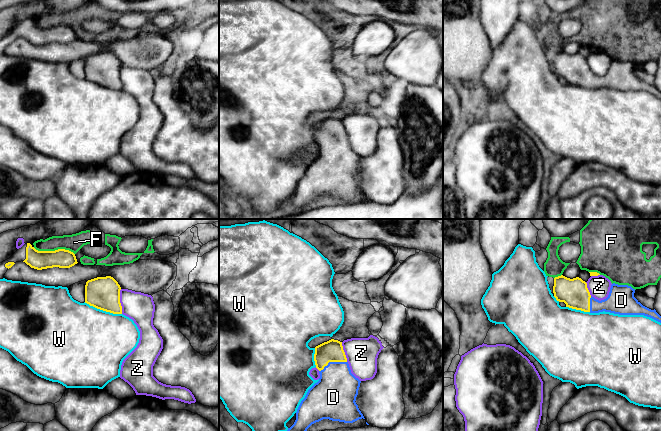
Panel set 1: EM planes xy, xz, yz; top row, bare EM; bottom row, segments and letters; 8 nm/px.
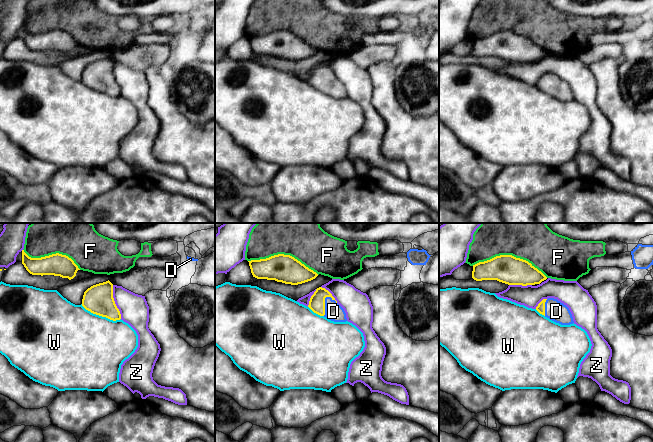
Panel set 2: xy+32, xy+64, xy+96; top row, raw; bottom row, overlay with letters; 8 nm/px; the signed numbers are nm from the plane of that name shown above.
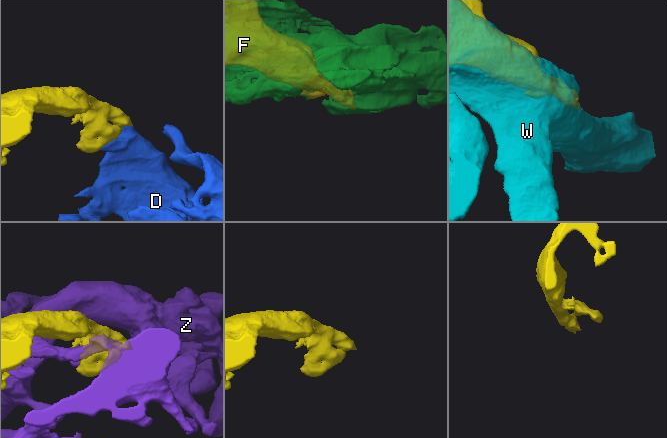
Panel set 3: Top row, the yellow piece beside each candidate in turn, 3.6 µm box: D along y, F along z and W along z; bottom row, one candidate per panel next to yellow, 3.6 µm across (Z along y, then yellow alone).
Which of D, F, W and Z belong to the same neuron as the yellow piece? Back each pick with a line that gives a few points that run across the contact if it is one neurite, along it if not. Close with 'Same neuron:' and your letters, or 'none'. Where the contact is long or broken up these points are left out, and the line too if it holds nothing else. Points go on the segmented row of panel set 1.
Same neuron: D

